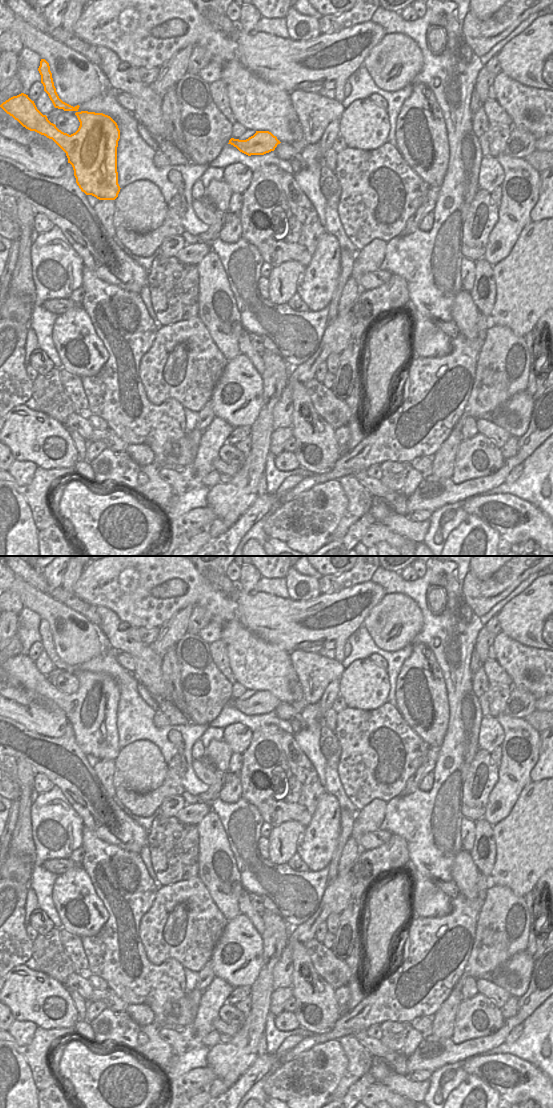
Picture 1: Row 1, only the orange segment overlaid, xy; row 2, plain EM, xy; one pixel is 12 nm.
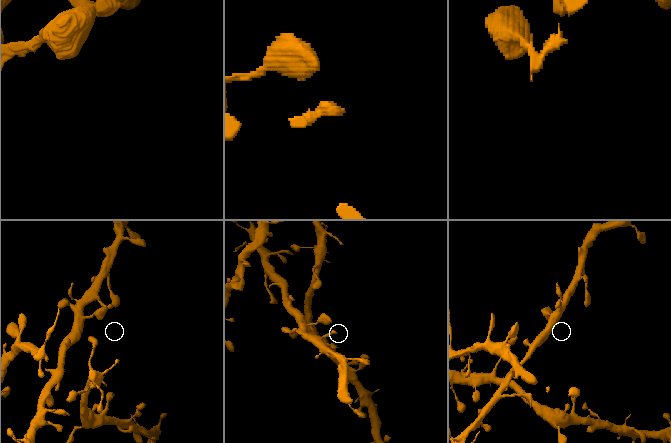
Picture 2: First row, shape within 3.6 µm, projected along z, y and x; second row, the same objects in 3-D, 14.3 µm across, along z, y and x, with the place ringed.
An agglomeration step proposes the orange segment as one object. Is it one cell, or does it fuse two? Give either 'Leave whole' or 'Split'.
Leave whole

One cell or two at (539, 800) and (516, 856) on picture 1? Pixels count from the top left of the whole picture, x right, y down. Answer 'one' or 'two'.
one

